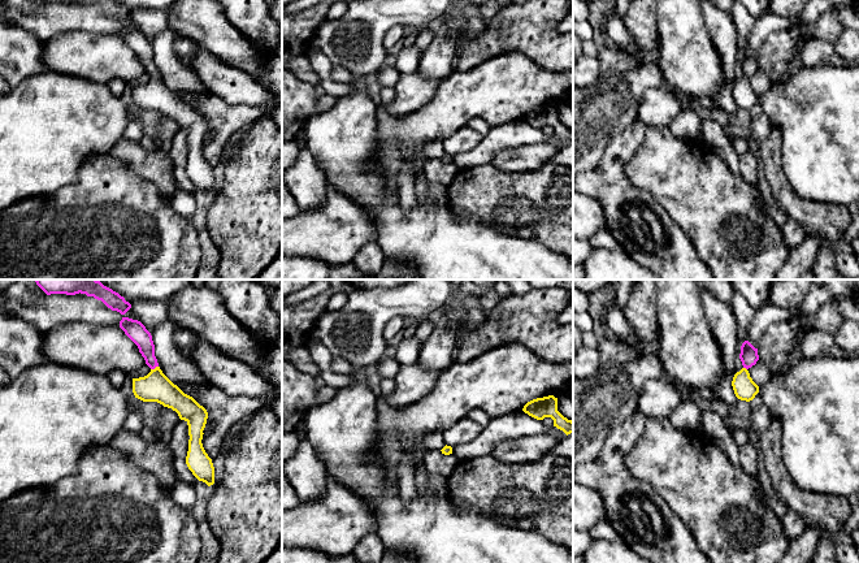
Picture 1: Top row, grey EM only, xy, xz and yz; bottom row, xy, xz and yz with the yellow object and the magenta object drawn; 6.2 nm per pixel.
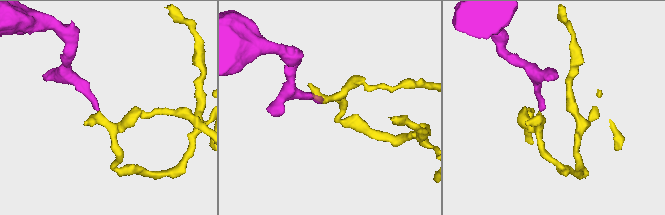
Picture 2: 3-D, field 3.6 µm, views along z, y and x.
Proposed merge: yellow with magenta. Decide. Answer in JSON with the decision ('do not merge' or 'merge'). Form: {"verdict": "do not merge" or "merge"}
{"verdict": "merge"}

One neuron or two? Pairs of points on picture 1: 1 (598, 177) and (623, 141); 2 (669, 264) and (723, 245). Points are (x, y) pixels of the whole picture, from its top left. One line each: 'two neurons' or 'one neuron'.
1: one neuron
2: two neurons

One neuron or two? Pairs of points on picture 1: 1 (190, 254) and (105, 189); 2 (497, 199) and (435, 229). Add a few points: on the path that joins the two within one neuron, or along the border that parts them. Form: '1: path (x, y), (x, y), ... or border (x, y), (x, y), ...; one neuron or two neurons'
1: path (168, 232), (152, 213), (128, 211); one neuron
2: border (446, 203), (456, 215), (477, 216), (489, 228); two neurons

